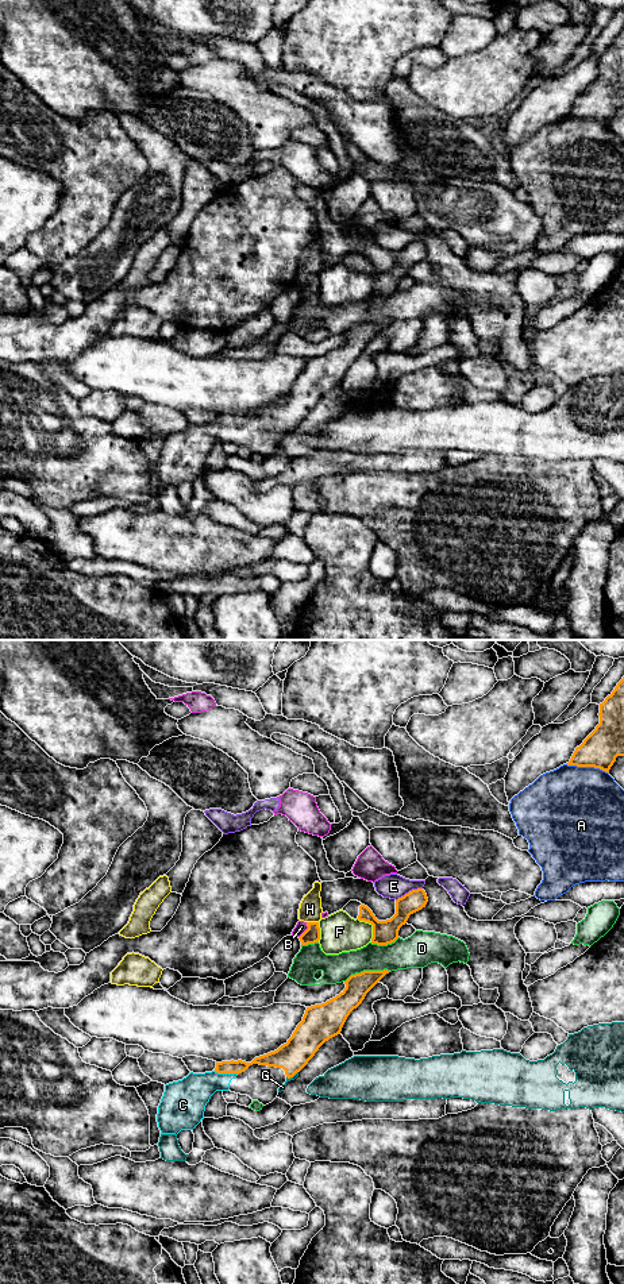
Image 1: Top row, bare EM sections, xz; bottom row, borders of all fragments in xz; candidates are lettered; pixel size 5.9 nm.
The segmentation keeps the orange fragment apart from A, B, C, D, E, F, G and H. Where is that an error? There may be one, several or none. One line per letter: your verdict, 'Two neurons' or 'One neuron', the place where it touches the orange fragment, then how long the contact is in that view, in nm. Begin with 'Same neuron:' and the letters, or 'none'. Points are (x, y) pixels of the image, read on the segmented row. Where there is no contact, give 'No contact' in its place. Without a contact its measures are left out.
Same neuron: C
A: Two neurons. Touches orange at xz (588, 766). Shared border 260 nm
B: Two neurons. Touches orange at xz (305, 930). Shared border 110 nm
C: One neuron. Touches orange at xz (226, 1072). Shared border 150 nm
D: Two neurons. Touches orange at xz (368, 971). Shared border 280 nm
E: Two neurons. Touches orange at xz (409, 891). Shared border 180 nm
F: Two neurons. Touches orange at xz (373, 926). Shared border 170 nm
G: Two neurons. Touches orange at xz (292, 1076). Shared border 80 nm
H: Two neurons. Touches orange at xz (312, 922). Shared border 70 nm

